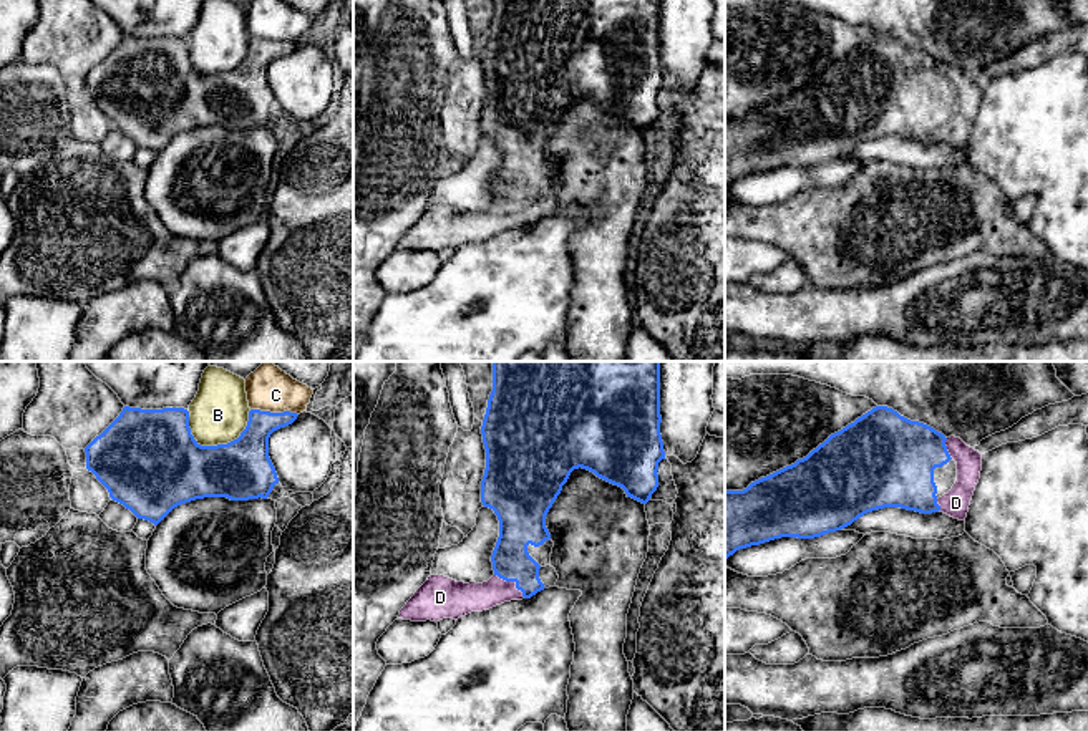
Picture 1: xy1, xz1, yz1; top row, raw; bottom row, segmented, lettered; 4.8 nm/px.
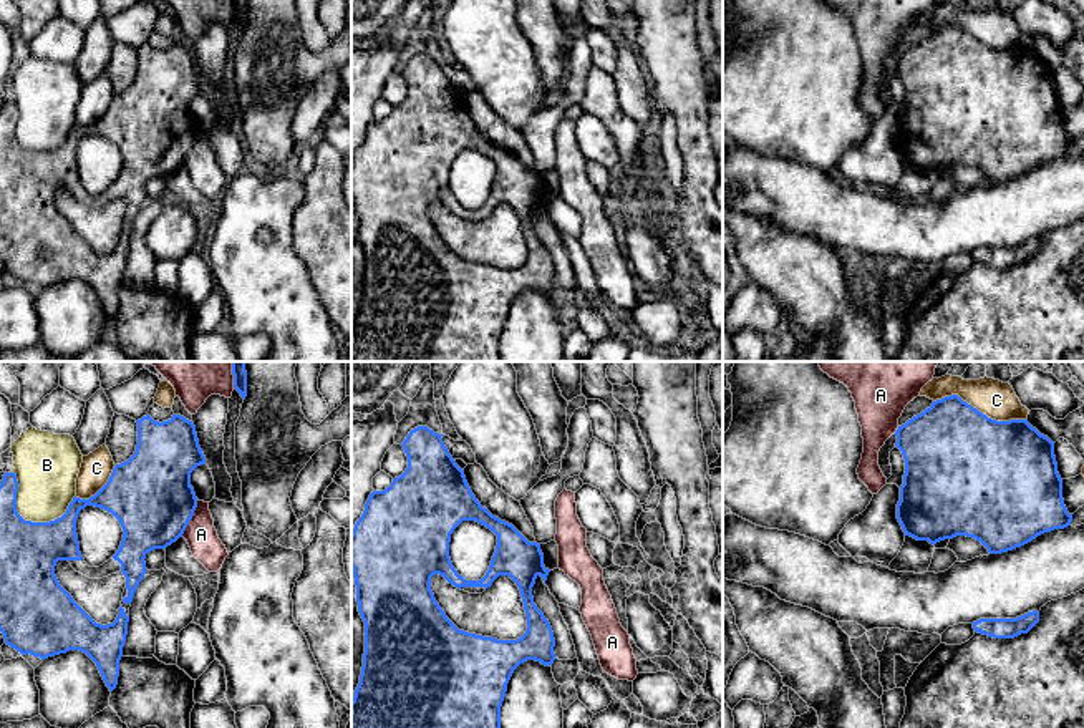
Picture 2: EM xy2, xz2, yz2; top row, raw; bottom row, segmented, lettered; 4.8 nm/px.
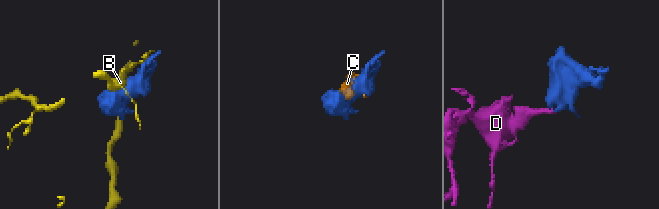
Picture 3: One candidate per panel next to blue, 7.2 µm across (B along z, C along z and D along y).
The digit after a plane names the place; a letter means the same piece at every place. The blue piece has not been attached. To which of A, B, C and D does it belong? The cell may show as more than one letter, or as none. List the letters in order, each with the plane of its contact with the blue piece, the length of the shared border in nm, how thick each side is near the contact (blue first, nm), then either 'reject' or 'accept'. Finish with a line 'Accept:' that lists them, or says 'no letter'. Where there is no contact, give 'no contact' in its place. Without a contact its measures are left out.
A: xy2 | 200 nm | 400/150 nm | reject
B: xy2 | 320 nm | 280/300 nm | reject
C: yz2 | 460 nm | 500/180 nm | reject
D: xz1 | 190 nm | 190/150 nm | accept
Accept: D

